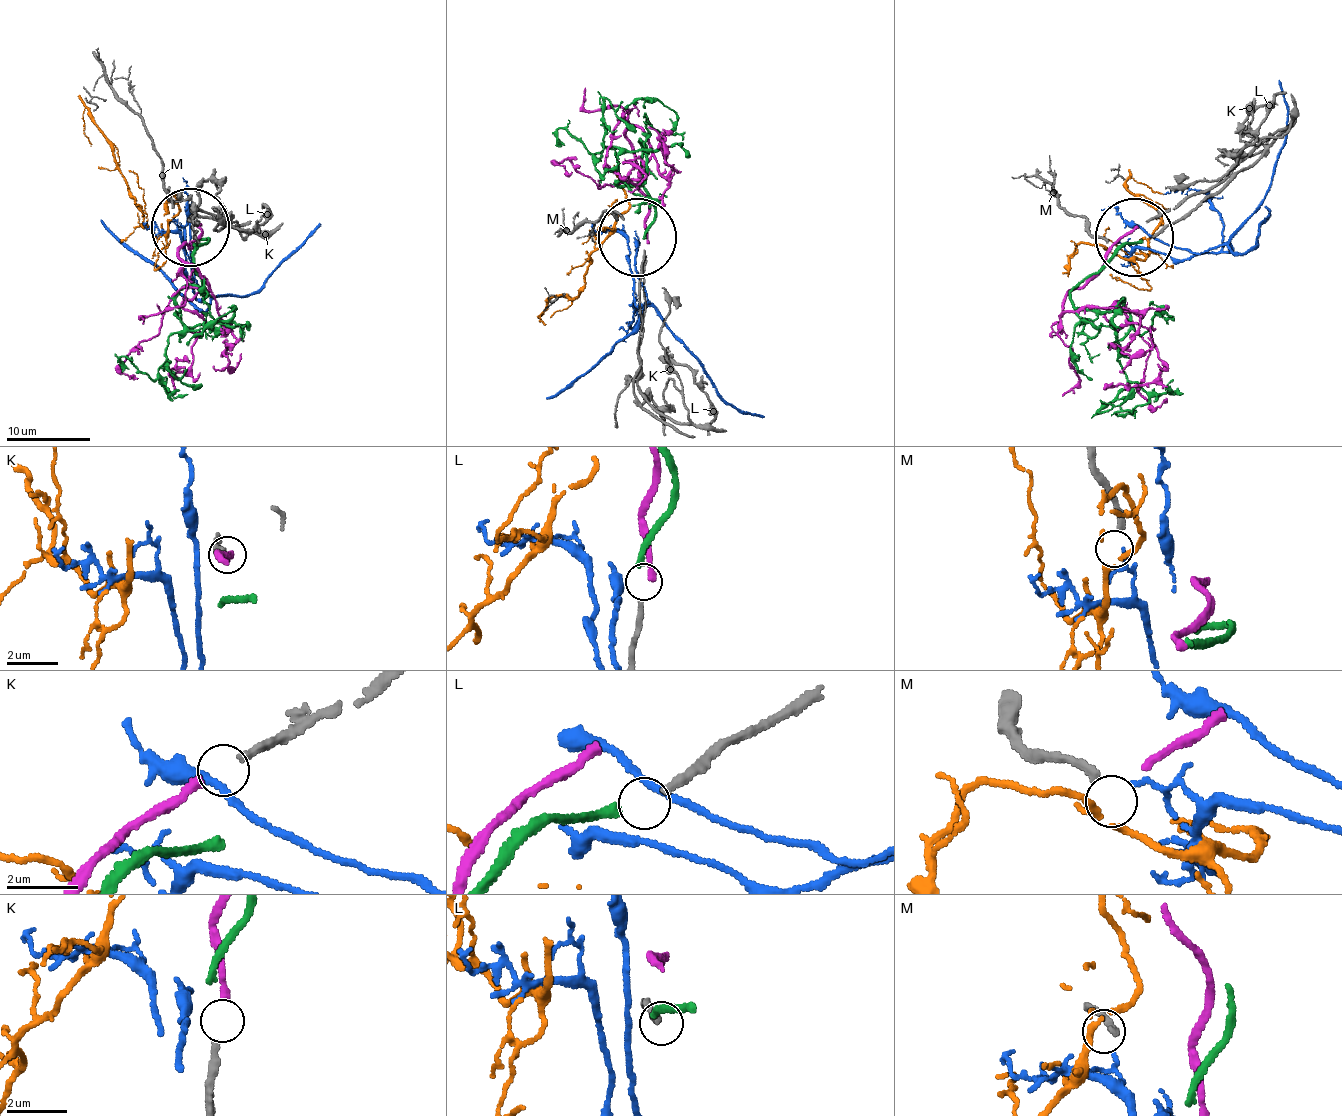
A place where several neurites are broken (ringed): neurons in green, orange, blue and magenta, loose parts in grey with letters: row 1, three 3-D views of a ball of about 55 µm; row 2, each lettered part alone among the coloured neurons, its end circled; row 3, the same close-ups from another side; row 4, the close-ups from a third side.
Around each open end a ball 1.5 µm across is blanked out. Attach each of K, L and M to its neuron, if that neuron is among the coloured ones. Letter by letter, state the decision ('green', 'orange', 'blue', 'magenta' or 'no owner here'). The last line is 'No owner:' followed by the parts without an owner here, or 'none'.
K: magenta
L: green
M: no owner here
No owner: M

